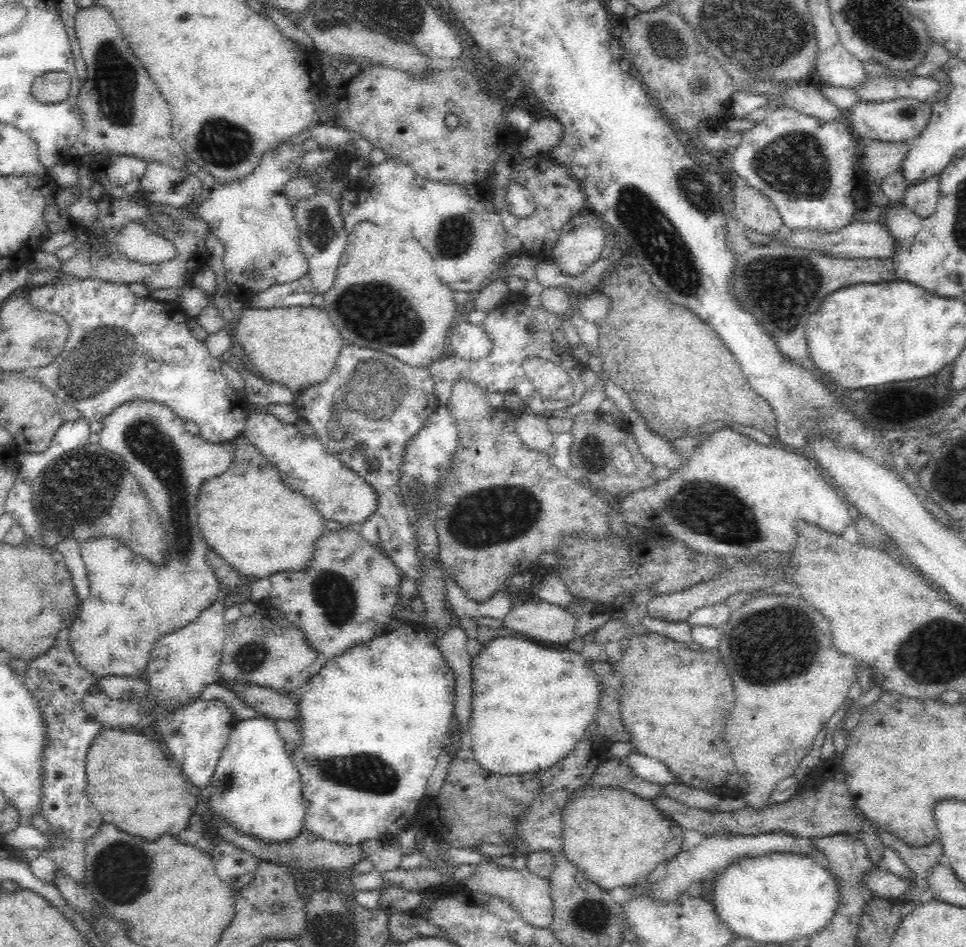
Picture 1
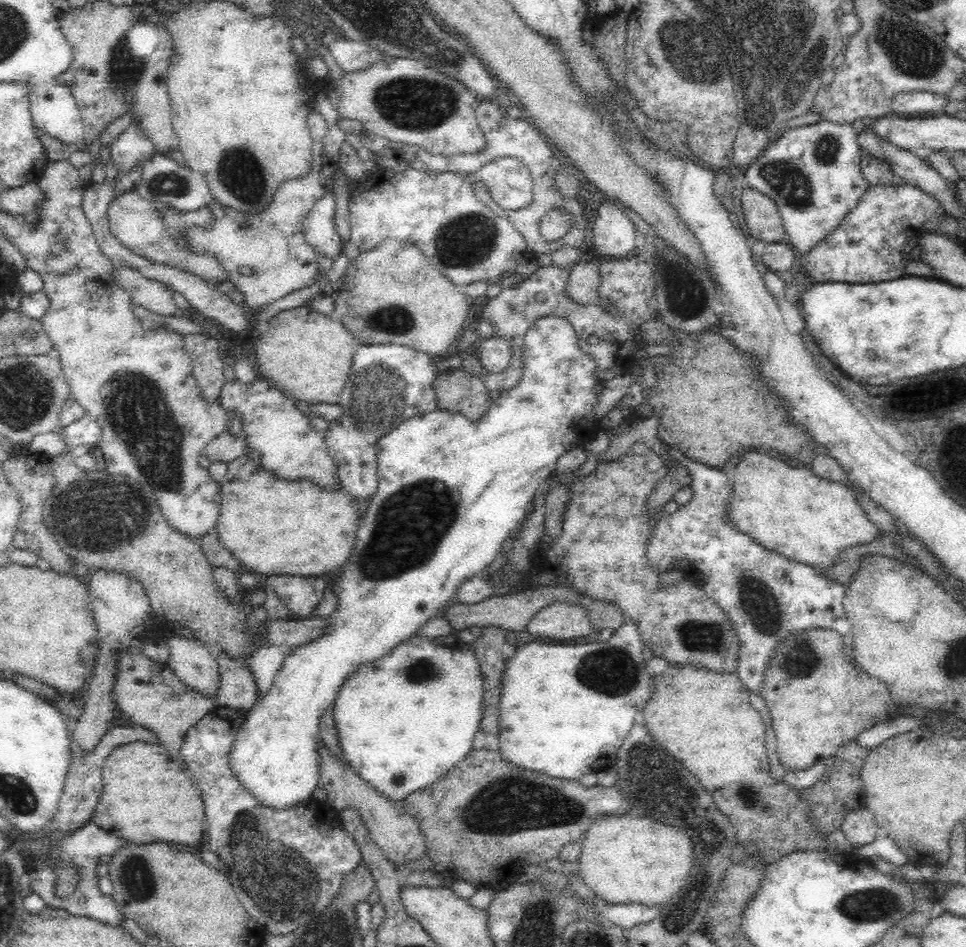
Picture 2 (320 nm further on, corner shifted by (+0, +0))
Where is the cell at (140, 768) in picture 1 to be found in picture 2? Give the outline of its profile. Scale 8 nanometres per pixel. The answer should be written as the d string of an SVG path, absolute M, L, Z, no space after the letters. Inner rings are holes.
M136 741L114 748L104 760L104 790L100 800L96 802L90 820L95 824L102 824L106 832L134 840L138 844L148 842L178 842L178 844L198 844L204 836L204 804L196 790L196 786L188 780L188 776L178 770L174 760L170 760L167 752L160 743Z

